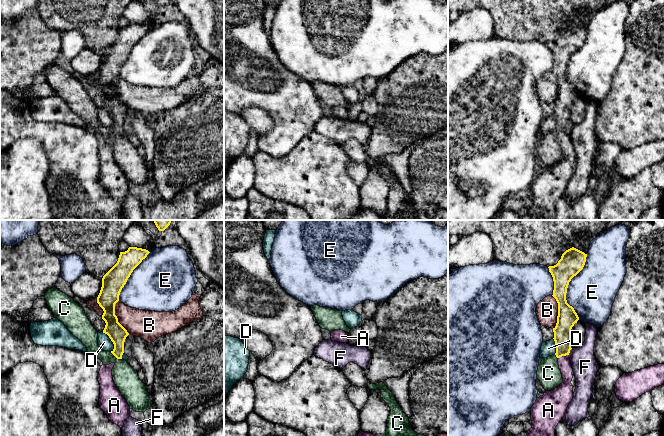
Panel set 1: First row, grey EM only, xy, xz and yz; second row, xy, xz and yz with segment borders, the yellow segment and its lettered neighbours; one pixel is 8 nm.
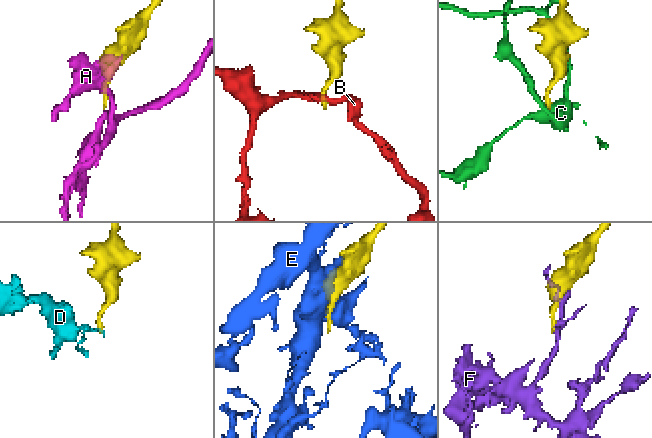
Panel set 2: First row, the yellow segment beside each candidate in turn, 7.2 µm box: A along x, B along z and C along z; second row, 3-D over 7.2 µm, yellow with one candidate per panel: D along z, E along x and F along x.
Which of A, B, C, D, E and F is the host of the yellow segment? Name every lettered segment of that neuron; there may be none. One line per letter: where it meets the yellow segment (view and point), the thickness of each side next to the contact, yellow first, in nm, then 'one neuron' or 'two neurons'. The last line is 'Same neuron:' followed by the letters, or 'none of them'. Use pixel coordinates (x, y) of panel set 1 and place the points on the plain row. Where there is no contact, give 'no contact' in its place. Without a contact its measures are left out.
A: meets yellow in yz at (563, 131); 140 nm thick on the yellow side, 100 nm on the other; one neuron
B: meets yellow in yz at (558, 88); 160 nm thick on the yellow side, 180 nm on the other; two neurons
C: meets yellow in xy at (116, 133); 150 nm thick on the yellow side, 200 nm on the other; two neurons
D: meets yellow in xy at (111, 116); 150 nm thick on the yellow side, 110 nm on the other; two neurons
E: meets yellow in yz at (567, 63); 200 nm thick on the yellow side, 380 nm on the other; two neurons
F: meets yellow in yz at (569, 127); 140 nm thick on the yellow side, 200 nm on the other; two neurons
Same neuron: A

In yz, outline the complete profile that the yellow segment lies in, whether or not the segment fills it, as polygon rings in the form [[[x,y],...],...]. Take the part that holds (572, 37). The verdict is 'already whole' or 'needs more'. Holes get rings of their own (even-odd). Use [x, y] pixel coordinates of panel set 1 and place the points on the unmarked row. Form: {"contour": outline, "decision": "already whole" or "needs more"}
{"contour": [[[572,23],[566,26],[558,39],[549,42],[554,57],[553,73],[558,79],[556,102],[553,104],[556,133],[563,158],[537,174],[531,184],[532,204],[520,220],[555,220],[555,204],[565,192],[567,183],[574,173],[576,155],[569,134],[571,105],[579,96],[574,84],[567,79],[569,58],[584,43],[587,30]]], "decision": "needs more"}

